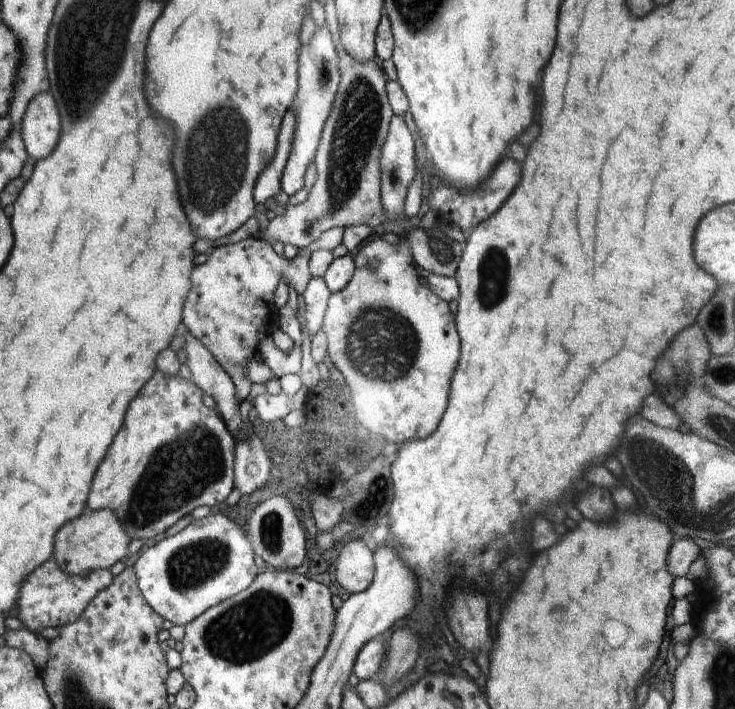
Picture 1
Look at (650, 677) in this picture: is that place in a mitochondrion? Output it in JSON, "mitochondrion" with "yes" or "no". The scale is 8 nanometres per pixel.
{"mitochondrion":"no"}

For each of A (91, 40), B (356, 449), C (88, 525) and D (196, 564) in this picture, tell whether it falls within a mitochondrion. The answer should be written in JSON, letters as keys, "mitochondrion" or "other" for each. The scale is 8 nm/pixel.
{"A":"mitochondrion","B":"mitochondrion","C":"other","D":"mitochondrion"}

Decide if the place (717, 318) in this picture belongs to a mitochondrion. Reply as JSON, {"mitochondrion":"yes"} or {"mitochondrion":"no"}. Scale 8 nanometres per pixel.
{"mitochondrion":"yes"}

